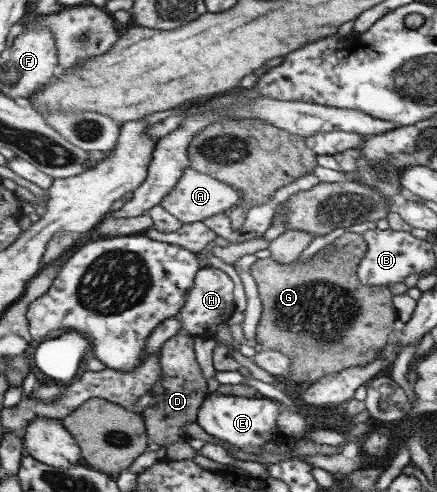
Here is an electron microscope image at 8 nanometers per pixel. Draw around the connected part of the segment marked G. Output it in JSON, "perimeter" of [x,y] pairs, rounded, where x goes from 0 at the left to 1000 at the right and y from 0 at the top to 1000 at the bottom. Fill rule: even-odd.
{"perimeter":[[[787,472],[780,480],[773,480],[773,484],[767,484],[762,492],[757,492],[757,500],[762,500],[757,504],[757,514],[751,514],[748,520],[732,522],[732,510],[728,510],[698,535],[686,530],[638,535],[618,522],[609,522],[602,526],[588,524],[584,533],[570,541],[572,561],[577,561],[586,575],[588,596],[597,614],[597,636],[584,665],[584,691],[588,705],[597,709],[629,711],[641,720],[652,720],[664,734],[661,752],[666,754],[661,756],[661,766],[677,778],[716,778],[751,758],[778,756],[778,752],[801,746],[831,746],[835,740],[842,740],[842,734],[856,732],[856,728],[865,724],[867,715],[883,699],[883,689],[911,663],[908,638],[895,616],[897,598],[890,583],[883,579],[870,579],[865,583],[835,579],[828,577],[817,563],[817,541],[840,506],[828,476]]]}

